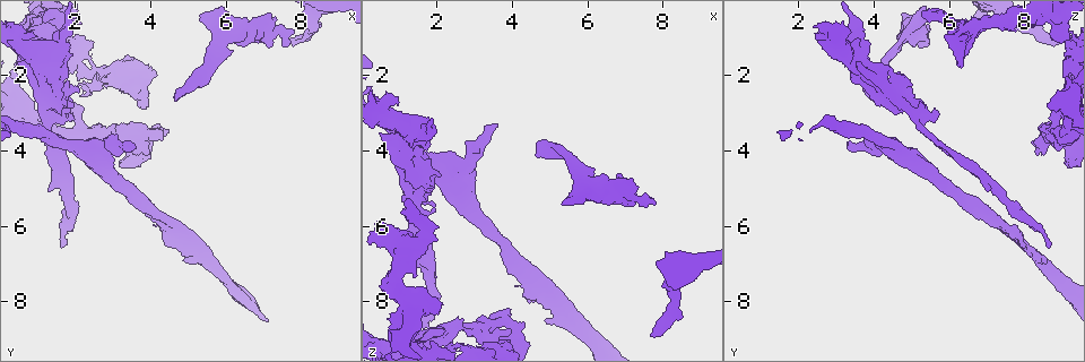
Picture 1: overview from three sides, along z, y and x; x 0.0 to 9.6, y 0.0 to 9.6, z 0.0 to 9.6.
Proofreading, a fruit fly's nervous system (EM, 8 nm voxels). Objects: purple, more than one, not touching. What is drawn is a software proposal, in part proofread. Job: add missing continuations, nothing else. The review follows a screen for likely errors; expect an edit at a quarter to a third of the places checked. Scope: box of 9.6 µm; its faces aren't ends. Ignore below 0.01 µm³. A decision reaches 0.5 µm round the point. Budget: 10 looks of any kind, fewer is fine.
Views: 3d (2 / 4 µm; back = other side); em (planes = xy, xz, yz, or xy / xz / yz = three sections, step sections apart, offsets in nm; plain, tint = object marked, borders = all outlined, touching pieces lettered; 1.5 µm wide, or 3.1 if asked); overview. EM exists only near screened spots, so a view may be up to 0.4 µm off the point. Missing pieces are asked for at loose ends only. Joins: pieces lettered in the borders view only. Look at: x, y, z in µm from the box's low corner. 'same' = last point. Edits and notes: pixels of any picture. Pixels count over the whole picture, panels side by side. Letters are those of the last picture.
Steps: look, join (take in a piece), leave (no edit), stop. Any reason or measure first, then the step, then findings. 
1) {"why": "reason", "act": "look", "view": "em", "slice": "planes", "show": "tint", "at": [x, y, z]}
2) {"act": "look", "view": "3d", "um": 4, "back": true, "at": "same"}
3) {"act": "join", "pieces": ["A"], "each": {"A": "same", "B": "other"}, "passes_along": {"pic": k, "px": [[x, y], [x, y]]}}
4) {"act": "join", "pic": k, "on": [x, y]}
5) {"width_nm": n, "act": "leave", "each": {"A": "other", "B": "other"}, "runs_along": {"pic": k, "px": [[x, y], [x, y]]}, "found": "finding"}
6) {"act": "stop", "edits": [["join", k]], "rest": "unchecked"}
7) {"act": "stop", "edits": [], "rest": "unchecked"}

{"why": "branch stops here", "act": "look", "view": "3d", "um": 4, "at": [3.45, 3.75, 3.30]}

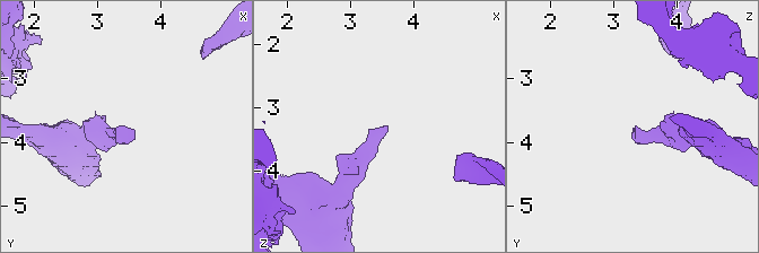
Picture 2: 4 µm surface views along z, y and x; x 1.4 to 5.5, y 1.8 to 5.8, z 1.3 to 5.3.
{"why": "need the tissue", "act": "look", "view": "em", "slice": "yz", "step": 8, "show": "tint", "at": [3.45, 3.80, 3.35]}

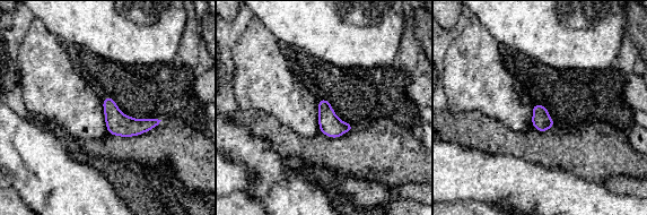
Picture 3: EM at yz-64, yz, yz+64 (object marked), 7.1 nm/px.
{"act": "look", "view": "em", "slice": "planes", "show": "borders", "at": "same"}

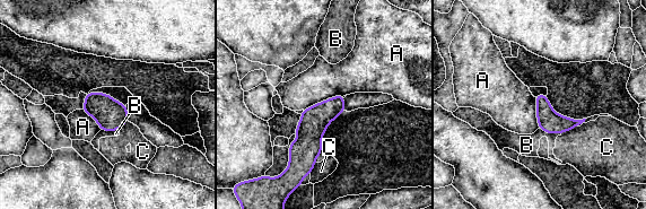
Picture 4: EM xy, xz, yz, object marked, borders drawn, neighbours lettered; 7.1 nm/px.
{"act": "leave", "each": {"A": "other", "B": "other", "C": "other"}, "found": "none of them fits"}

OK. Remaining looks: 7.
{"why": "branch stops here", "act": "look", "view": "3d", "um": 2, "at": [1.95, 3.15, 5.55]}

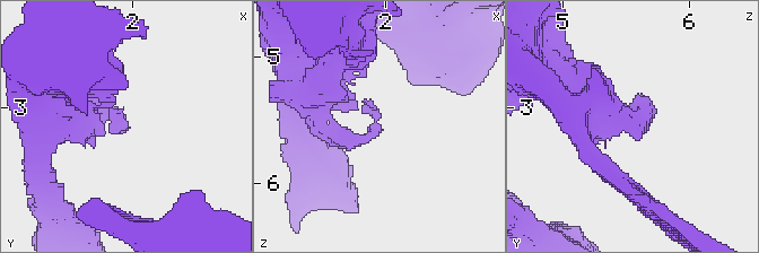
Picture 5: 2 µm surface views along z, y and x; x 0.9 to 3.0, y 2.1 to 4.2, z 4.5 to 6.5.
{"act": "look", "view": "em", "slice": "planes", "show": "borders", "at": [1.94, 3.14, 5.60]}

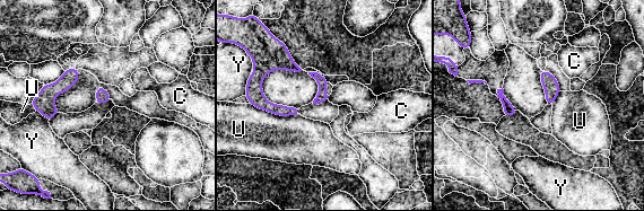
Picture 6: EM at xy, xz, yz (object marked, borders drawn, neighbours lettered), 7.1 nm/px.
{"longest_contact_nm": ["U", 380], "act": "leave", "each": {"C": "other", "U": "other", "Y": "other"}, "border": {"pic": 6, "px": [[249, 103], [278, 115], [299, 115]]}, "found": "no lettered piece goes on from it"}

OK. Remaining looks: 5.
{"why": "branch stops here", "act": "look", "view": "em", "slice": "planes", "show": "borders", "at": [4.25, 3.55, 8.80]}

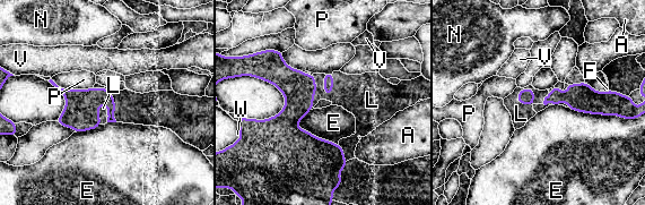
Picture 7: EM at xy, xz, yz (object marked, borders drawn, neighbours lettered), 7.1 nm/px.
{"act": "join", "pieces": ["L"], "each": {"A": "other", "E": "other", "F": "other", "L": "same", "N": "other", "P": "other", "V": "other", "W": "other"}, "passes_along": {"pic": 7, "px": [[526, 95], [520, 103], [521, 113]]}, "found": "the cell continues"}

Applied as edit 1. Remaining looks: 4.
{"why": "see it whole again", "act": "look", "view": "overview"}

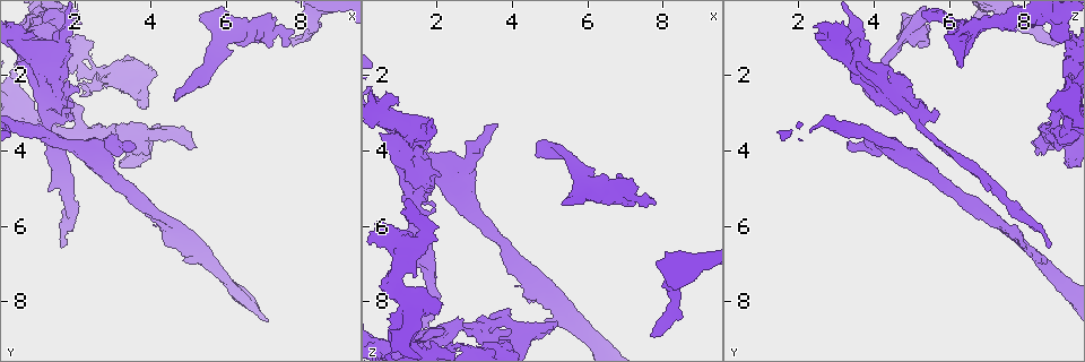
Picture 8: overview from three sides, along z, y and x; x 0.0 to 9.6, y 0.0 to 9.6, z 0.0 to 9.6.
{"why": "an open end", "act": "look", "view": "em", "um": 3.1, "slice": "planes", "show": "borders", "at": [1.70, 1.95, 9.05]}

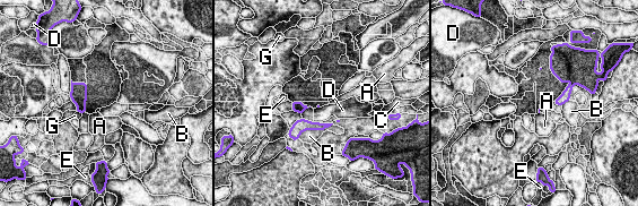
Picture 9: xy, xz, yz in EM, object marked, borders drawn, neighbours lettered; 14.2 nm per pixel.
{"act": "leave", "each": {"A": "other", "B": "other", "C": "other", "D": "other", "E": "other", "G": "other"}, "found": "none of them fits"}

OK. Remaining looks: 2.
{"act": "stop", "edits": [["join", 7]], "rest": "unchecked"}

